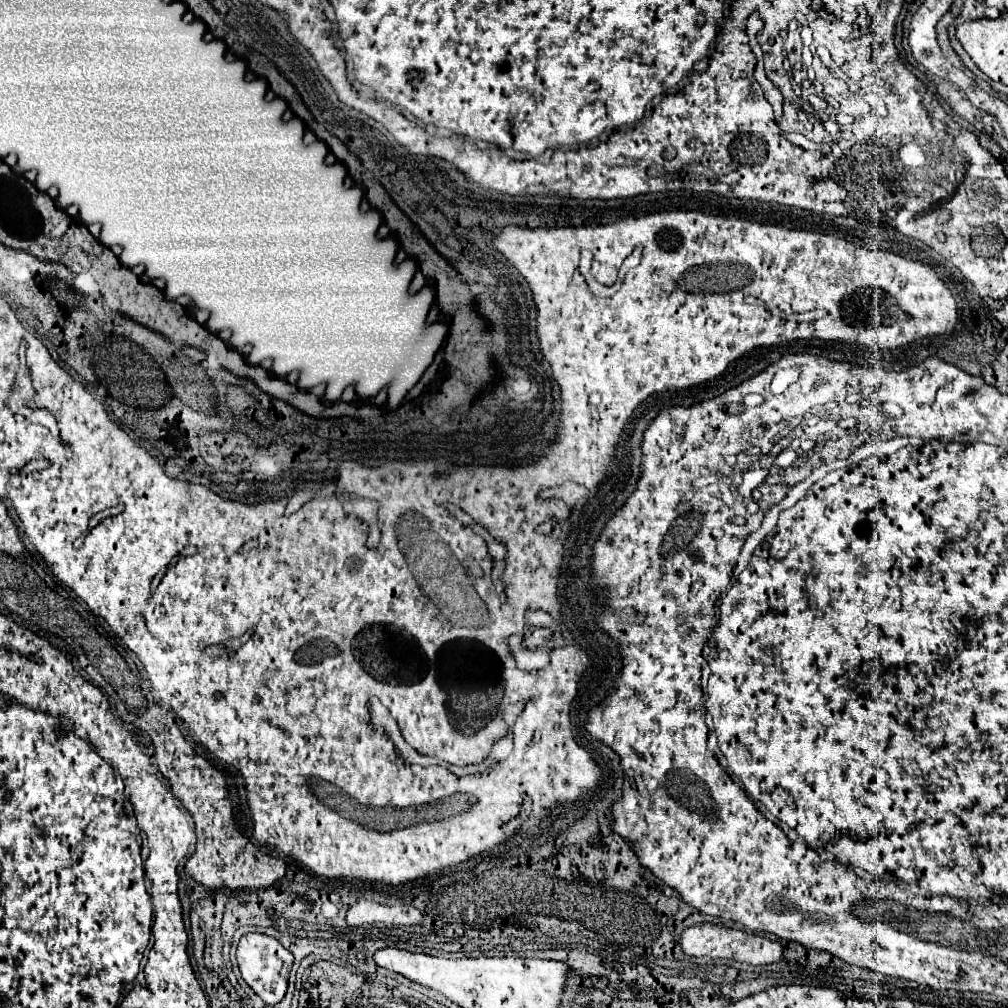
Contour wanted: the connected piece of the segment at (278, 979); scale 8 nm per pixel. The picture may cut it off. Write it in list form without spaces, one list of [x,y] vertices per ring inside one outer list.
[[[263,933],[243,935],[239,941],[239,947],[237,947],[237,961],[239,961],[243,979],[267,1005],[275,1005],[285,997],[287,979],[289,979],[289,973],[293,967],[293,955],[275,937],[269,937]]]

